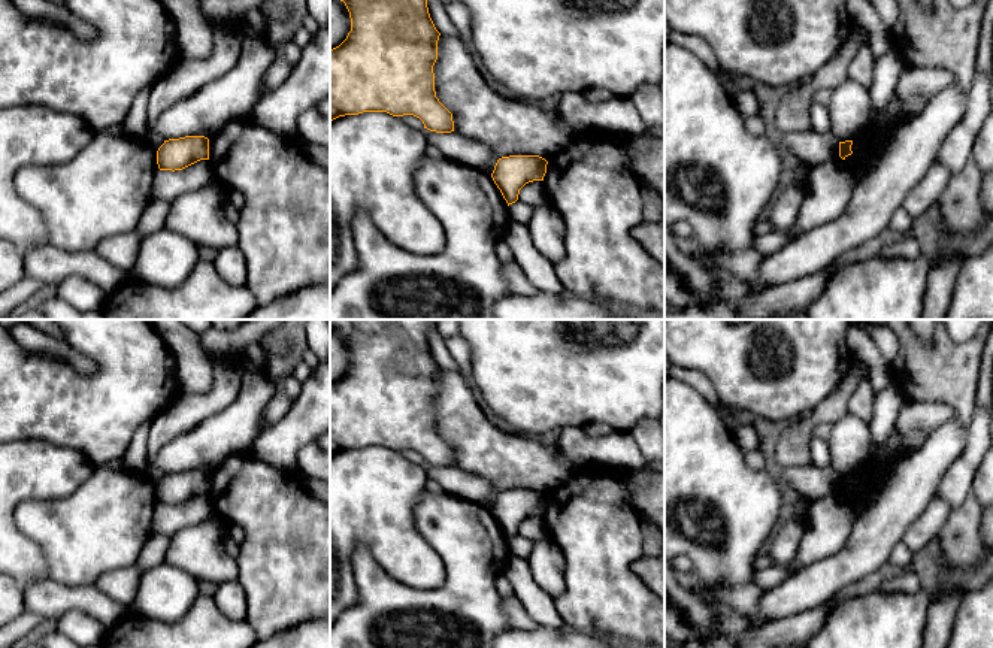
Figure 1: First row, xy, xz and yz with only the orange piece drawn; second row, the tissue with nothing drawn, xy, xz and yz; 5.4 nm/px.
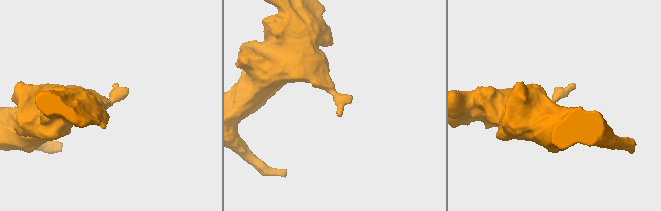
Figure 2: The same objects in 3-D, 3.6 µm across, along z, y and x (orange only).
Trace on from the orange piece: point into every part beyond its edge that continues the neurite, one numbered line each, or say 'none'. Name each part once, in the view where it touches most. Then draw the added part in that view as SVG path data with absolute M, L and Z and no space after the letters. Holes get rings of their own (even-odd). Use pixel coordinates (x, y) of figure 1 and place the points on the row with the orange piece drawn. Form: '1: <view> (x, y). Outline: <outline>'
none

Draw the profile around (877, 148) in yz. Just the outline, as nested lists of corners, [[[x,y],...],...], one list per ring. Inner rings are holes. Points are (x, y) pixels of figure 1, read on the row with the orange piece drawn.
[[[881,139],[878,142],[871,142],[869,157],[863,163],[856,164],[851,169],[854,182],[859,182],[860,179],[863,179],[878,164],[883,152],[885,149],[885,145],[887,145],[885,139]]]

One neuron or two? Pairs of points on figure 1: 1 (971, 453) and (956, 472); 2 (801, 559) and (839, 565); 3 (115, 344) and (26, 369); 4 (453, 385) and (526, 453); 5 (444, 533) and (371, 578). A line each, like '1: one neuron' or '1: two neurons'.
1: one neuron
2: two neurons
3: one neuron
4: one neuron
5: one neuron

